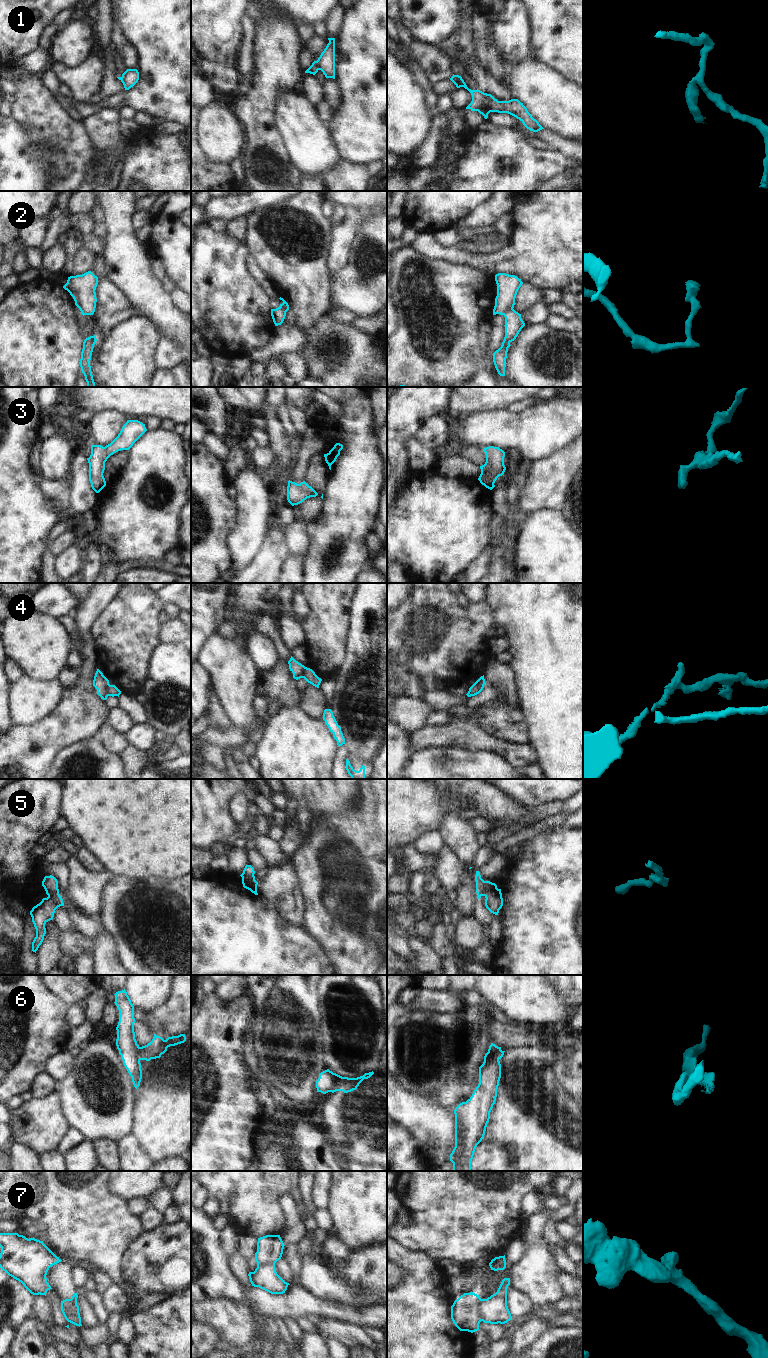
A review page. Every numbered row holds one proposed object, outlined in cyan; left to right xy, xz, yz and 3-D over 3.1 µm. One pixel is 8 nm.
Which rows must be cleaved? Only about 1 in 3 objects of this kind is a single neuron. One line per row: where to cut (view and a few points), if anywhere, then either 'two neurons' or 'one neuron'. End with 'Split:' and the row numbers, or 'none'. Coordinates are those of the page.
1: yz (455, 75), (460, 86) | two neurons
2: yz (512, 308), (502, 314) | two neurons
3: no cut | one neuron
4: xy (109, 684), (107, 695) | two neurons
5: yz (497, 888), (490, 889), (485, 896) | two neurons
6: xz (333, 1073), (335, 1085), (330, 1091) | two neurons
7: yz (483, 1299), (479, 1306), (481, 1320) | two neurons
Split: 1, 2, 4, 5, 6, 7

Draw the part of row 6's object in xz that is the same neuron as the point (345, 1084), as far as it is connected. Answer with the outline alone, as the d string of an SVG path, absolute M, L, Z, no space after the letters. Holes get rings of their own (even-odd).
M374 1072L365 1073L363 1076L357 1078L348 1078L342 1077L336 1073L333 1073L336 1077L336 1083L333 1089L331 1090L332 1093L336 1091L343 1091L344 1093L351 1092L356 1090L359 1084L364 1080L370 1078Z

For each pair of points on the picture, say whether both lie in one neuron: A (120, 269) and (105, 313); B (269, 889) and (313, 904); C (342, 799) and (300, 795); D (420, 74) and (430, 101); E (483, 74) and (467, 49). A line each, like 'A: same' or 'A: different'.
A: different
B: different
C: same
D: same
E: different

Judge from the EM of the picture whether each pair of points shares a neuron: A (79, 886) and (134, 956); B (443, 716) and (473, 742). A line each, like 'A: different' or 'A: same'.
A: different
B: different

